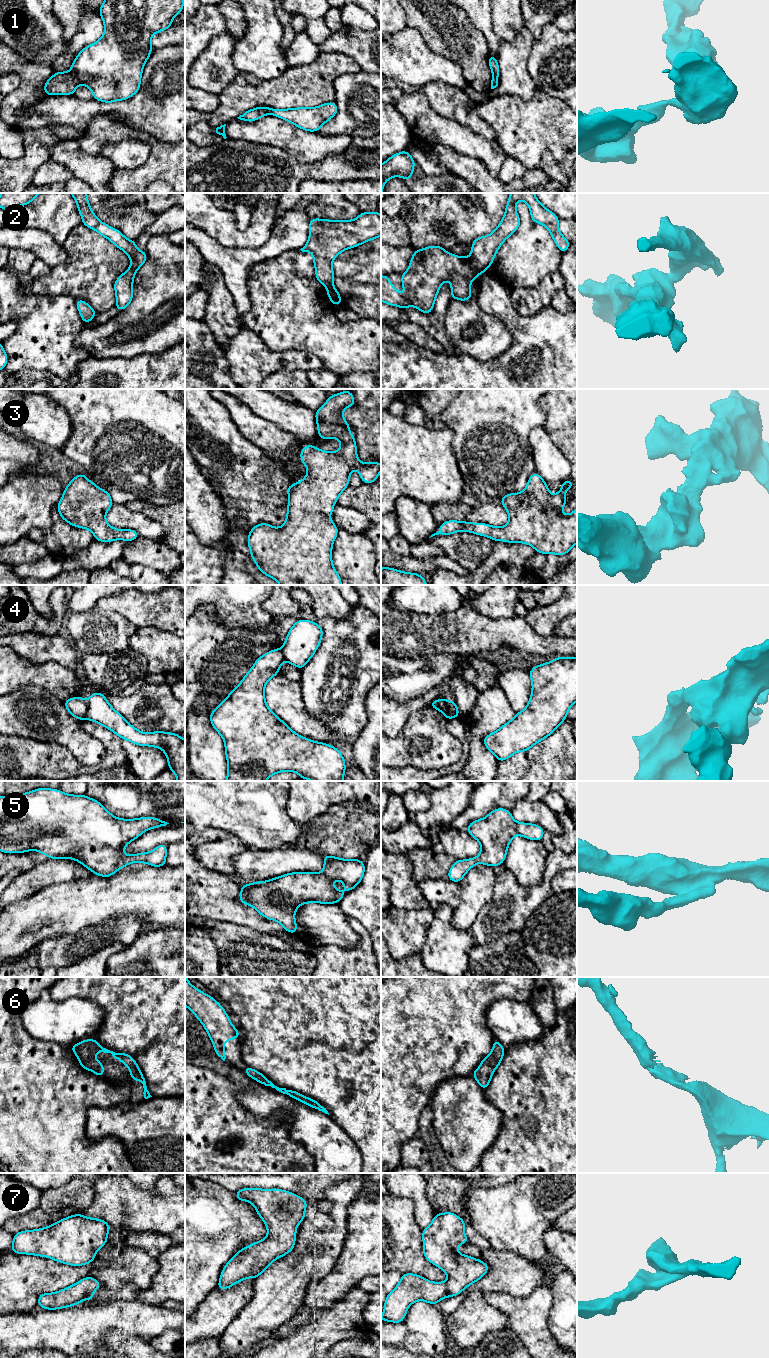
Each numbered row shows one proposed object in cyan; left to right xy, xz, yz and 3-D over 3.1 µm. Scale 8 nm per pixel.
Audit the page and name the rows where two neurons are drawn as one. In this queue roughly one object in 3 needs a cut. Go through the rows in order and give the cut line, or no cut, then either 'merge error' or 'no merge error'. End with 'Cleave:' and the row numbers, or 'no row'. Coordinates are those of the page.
1: cut in xy along (70, 70), (81, 83); merge error
2: cut in yz along (469, 257), (471, 267), (478, 274); merge error
3: no cut; no merge error
4: cut in xy along (87, 701), (85, 718); merge error
5: no cut; no merge error
6: no cut; no merge error
7: no cut; no merge error
Cleave: 1, 2, 4

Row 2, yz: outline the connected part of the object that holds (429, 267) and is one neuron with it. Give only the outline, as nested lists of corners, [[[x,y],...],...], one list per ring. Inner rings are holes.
[[[441,246],[415,250],[408,270],[401,275],[404,295],[391,286],[388,275],[381,276],[381,301],[406,309],[413,306],[425,315],[434,307],[442,283],[451,281],[451,299],[468,301],[470,285],[479,274],[471,266],[470,257],[447,253]]]

